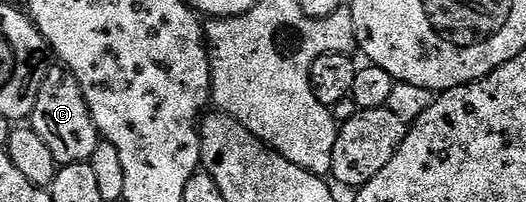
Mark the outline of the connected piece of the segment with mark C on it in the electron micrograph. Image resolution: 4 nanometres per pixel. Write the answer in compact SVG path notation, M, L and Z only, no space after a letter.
M60 65L50 66L45 72L39 85L39 93L35 97L31 126L35 133L39 133L43 145L51 149L51 157L55 157L59 165L88 163L99 142L97 126L94 125L91 113L87 109L87 101L83 97L77 78Z

